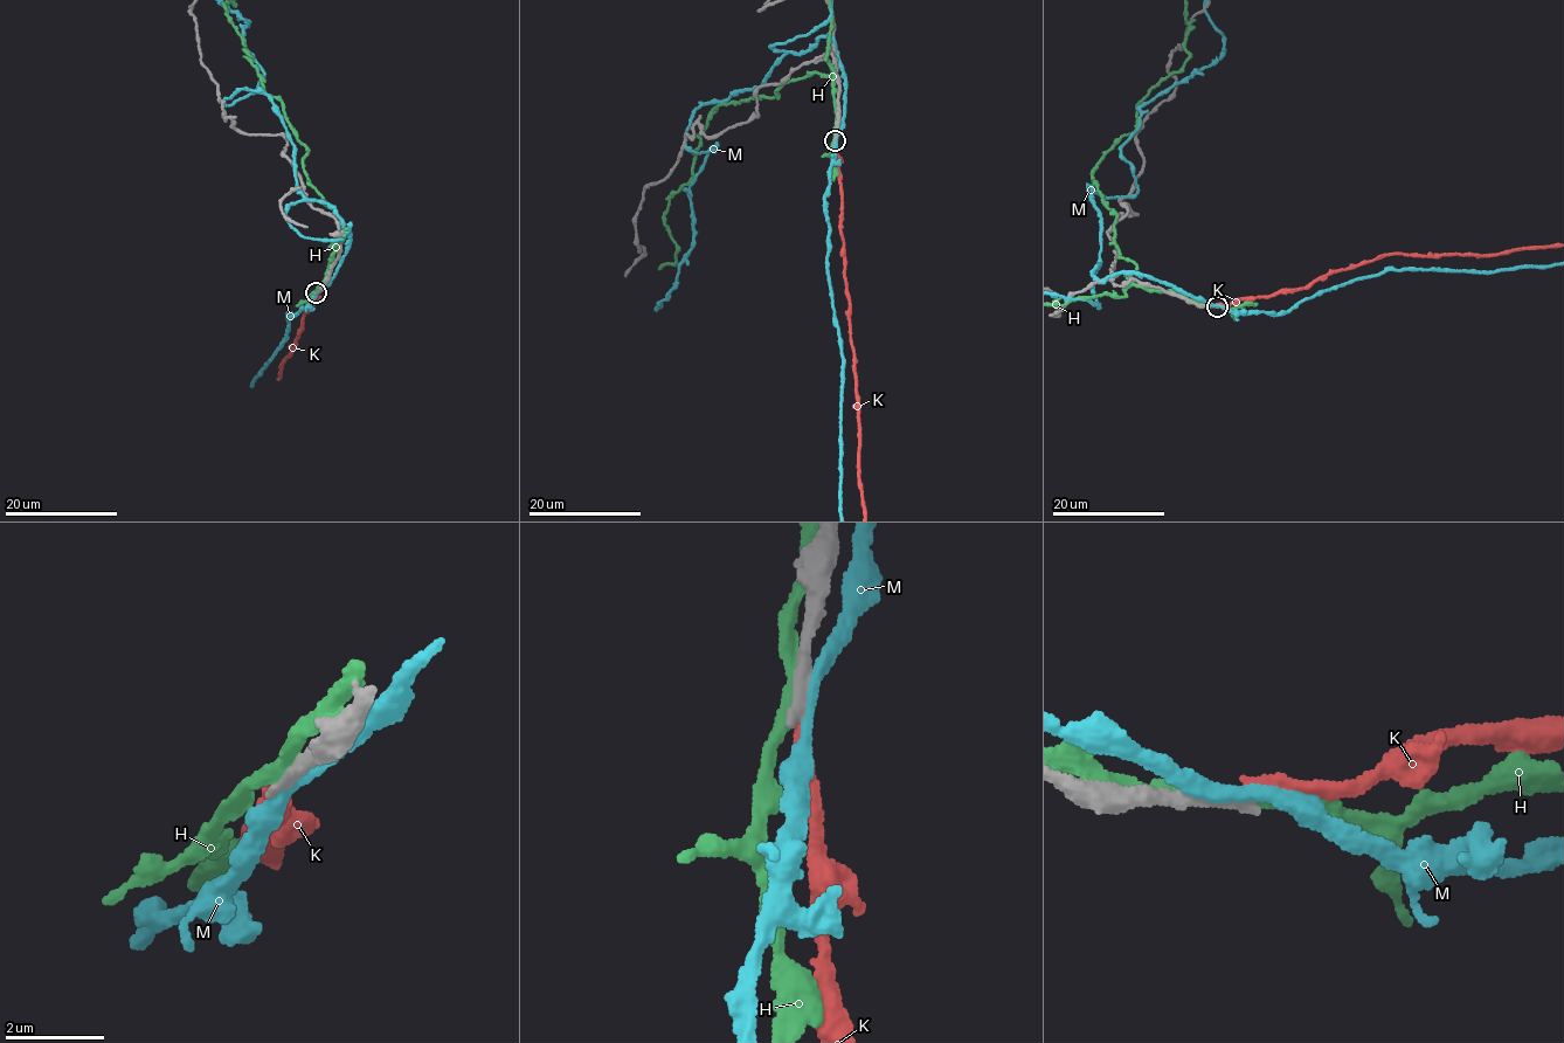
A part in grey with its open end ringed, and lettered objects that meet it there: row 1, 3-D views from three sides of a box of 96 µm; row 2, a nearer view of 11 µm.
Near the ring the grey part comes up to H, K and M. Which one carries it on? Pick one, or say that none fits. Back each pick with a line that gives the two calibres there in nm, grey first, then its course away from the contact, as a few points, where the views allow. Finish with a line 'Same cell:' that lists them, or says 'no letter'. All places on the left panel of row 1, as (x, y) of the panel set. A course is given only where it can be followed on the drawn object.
Same cell: no letter

